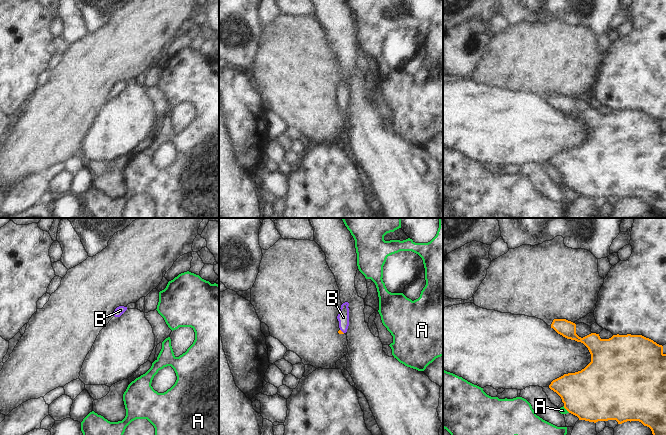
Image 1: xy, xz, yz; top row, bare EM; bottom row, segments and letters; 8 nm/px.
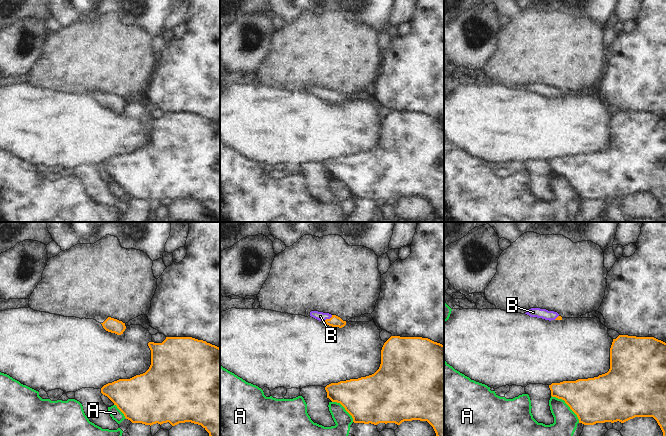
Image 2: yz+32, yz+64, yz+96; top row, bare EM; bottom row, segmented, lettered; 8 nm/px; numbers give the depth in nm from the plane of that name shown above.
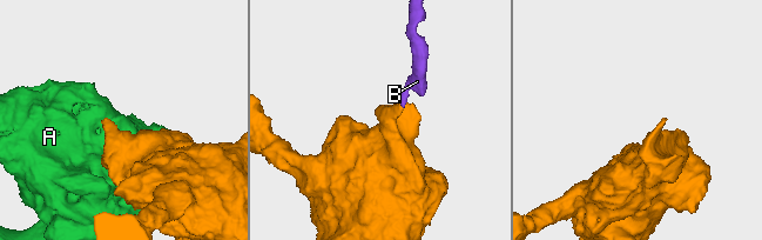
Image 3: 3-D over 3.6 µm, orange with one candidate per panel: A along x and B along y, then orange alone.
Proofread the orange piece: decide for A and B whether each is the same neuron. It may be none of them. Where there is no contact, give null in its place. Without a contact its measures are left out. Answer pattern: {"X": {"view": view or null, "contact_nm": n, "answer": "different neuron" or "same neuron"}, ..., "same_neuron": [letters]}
{"A": {"view": "yz", "contact_nm": 80, "answer": "different neuron"}, "B": {"view": "xz", "contact_nm": 50, "answer": "same neuron"}, "same_neuron": ["B"]}

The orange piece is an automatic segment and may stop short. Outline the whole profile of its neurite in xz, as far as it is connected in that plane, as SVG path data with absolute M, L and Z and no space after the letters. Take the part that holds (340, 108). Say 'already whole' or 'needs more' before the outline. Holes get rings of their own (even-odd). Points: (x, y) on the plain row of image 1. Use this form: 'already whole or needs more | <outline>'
needs more | M345 78L341 81L341 84L339 86L339 90L337 92L337 95L339 97L339 104L338 107L339 110L344 110L347 108L348 102L349 102L349 79Z

